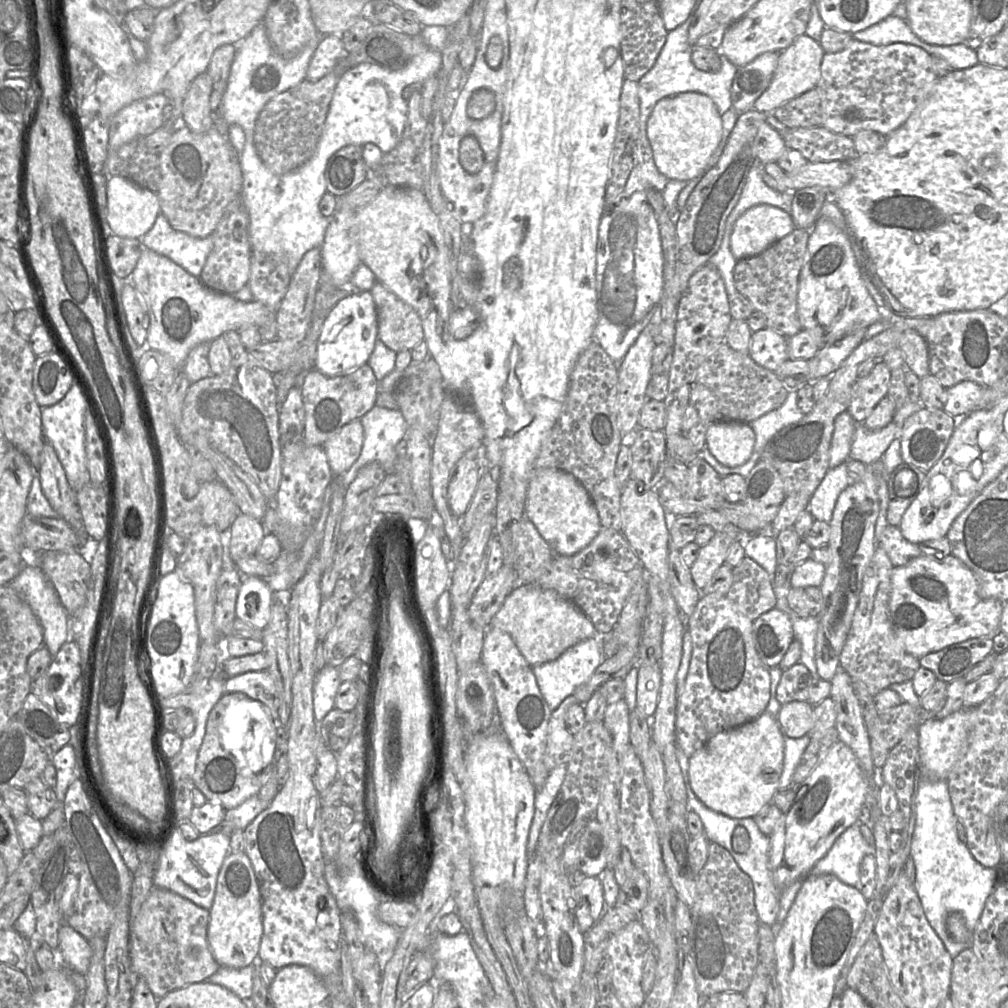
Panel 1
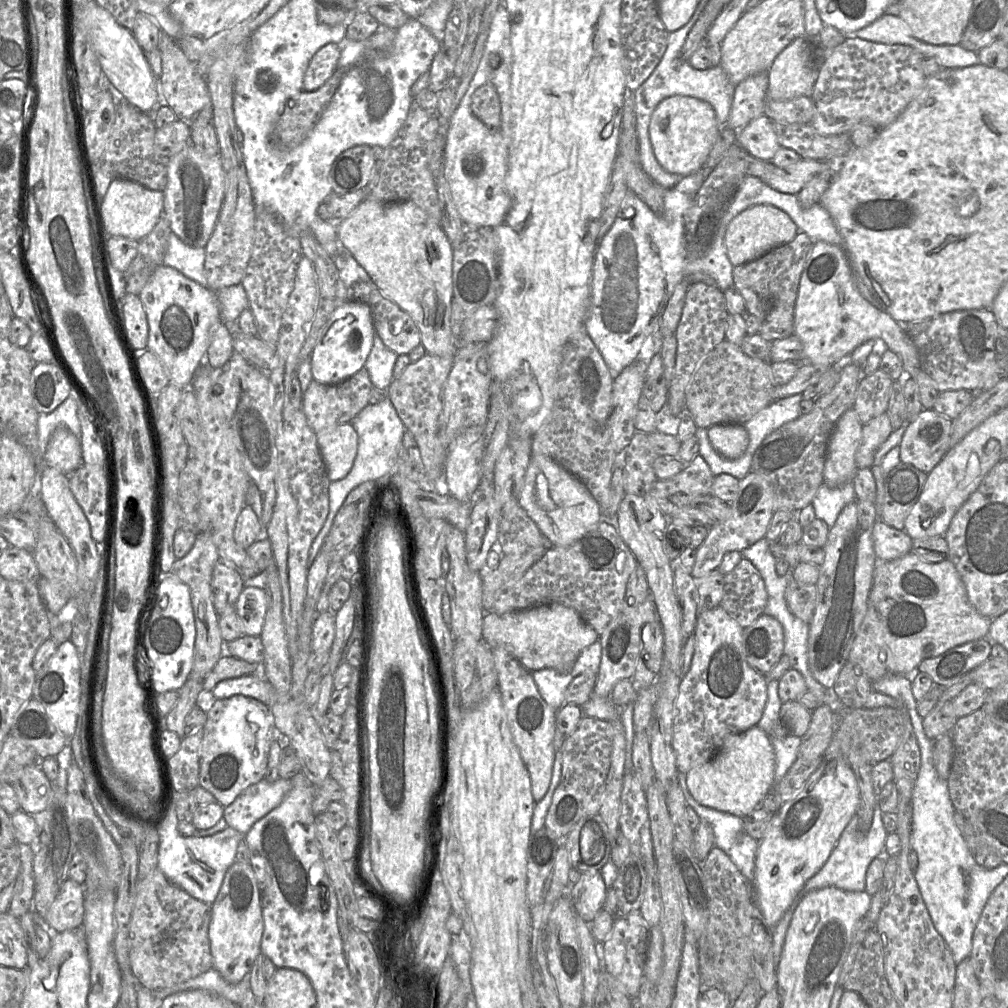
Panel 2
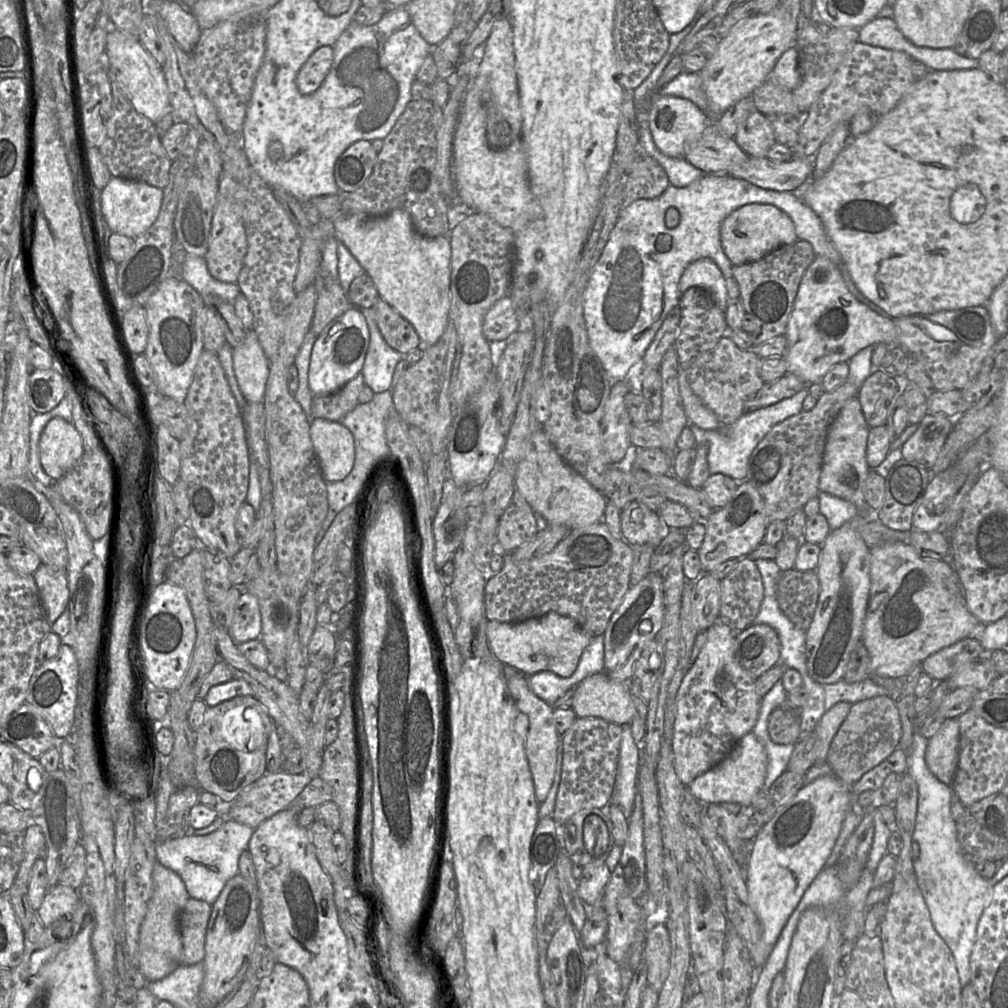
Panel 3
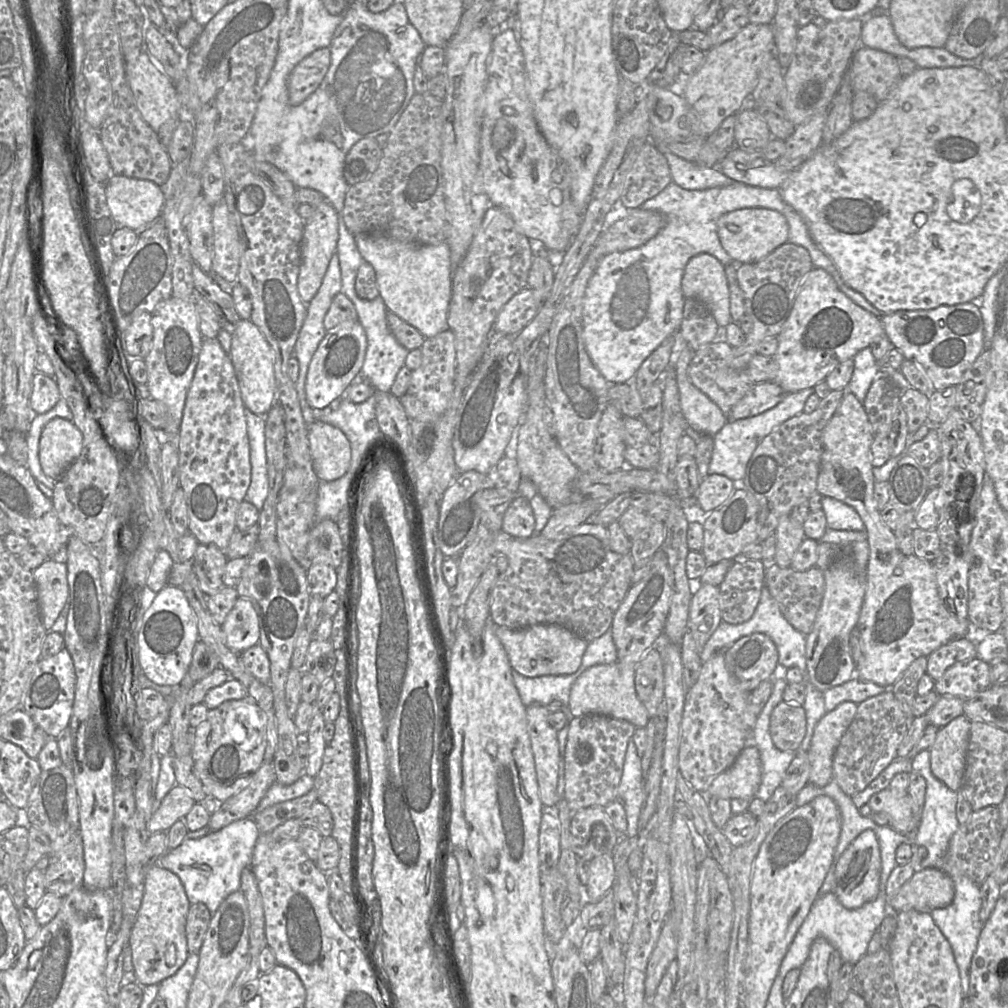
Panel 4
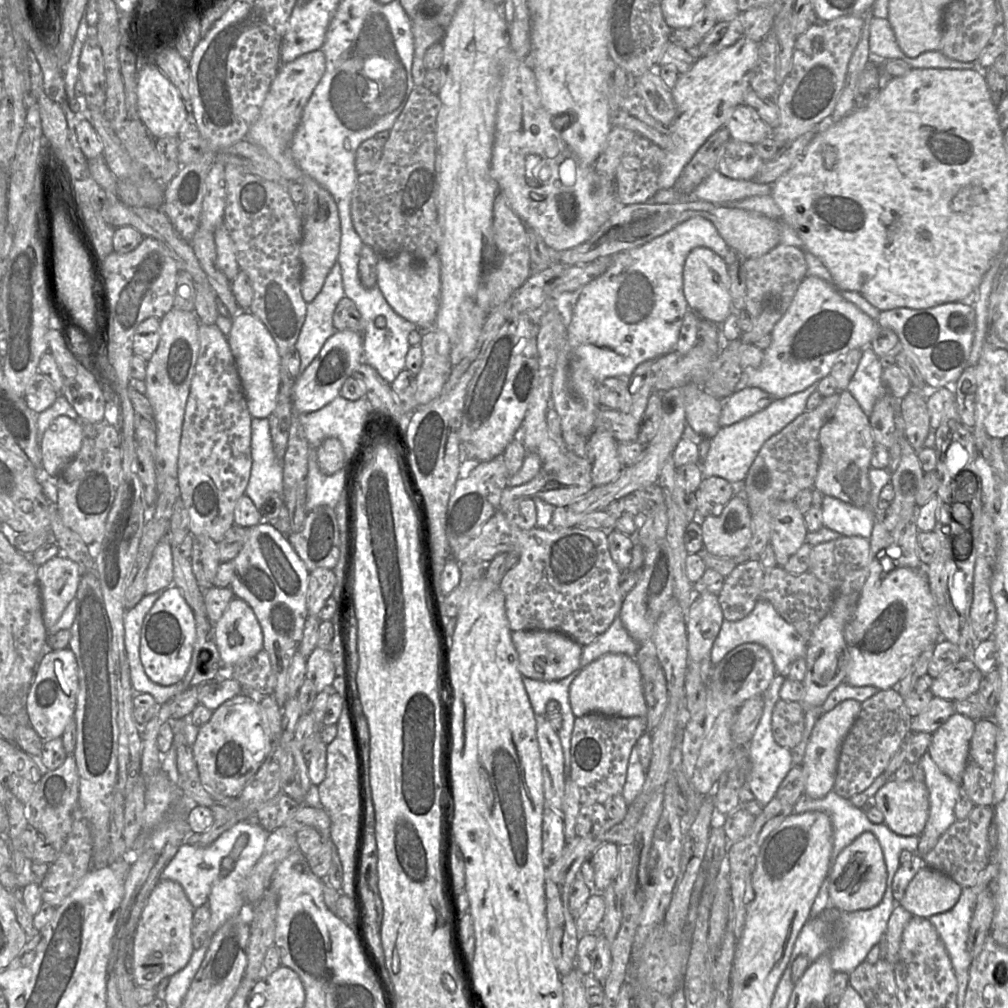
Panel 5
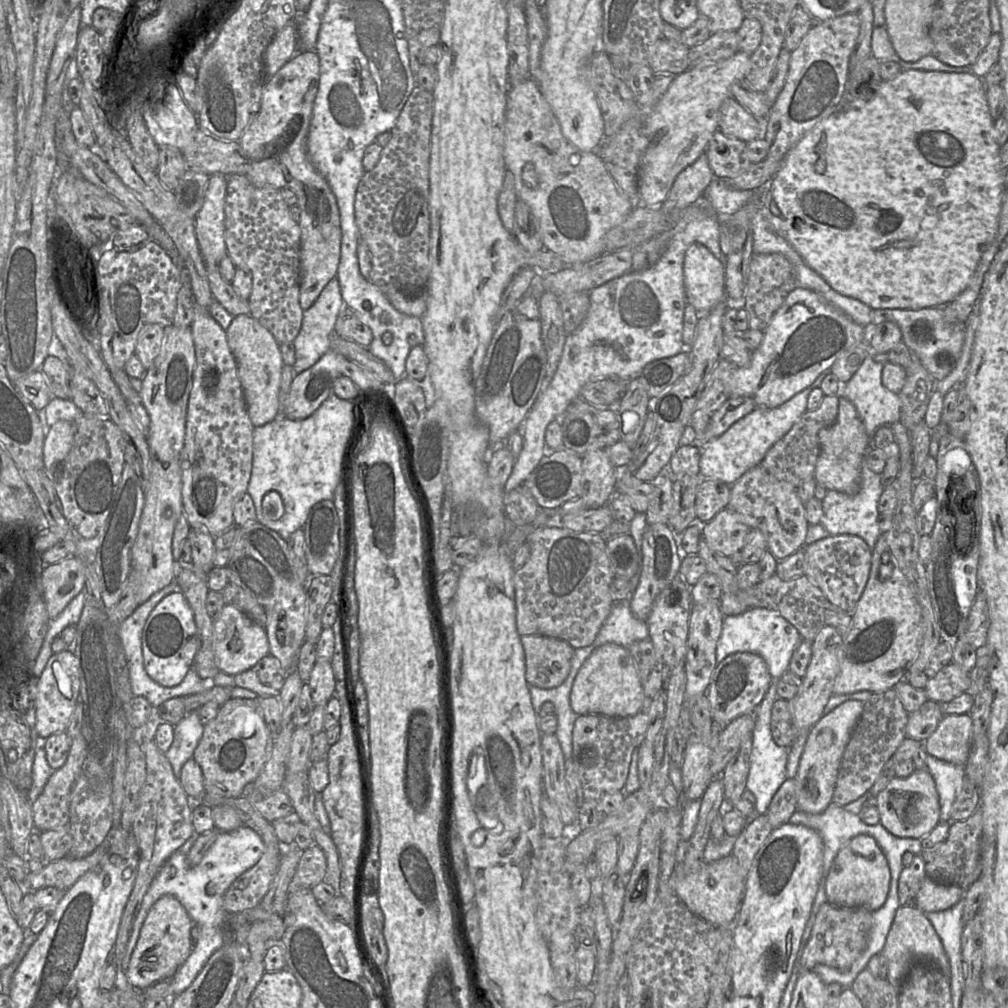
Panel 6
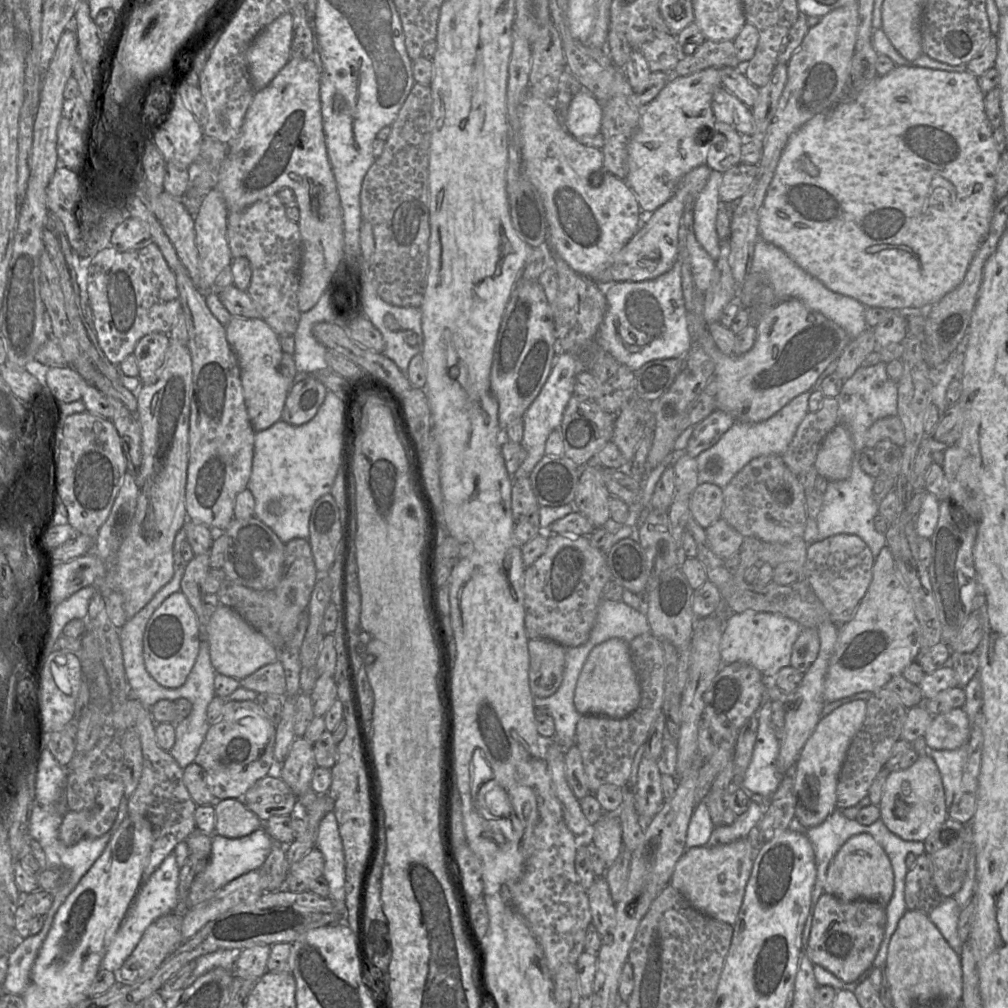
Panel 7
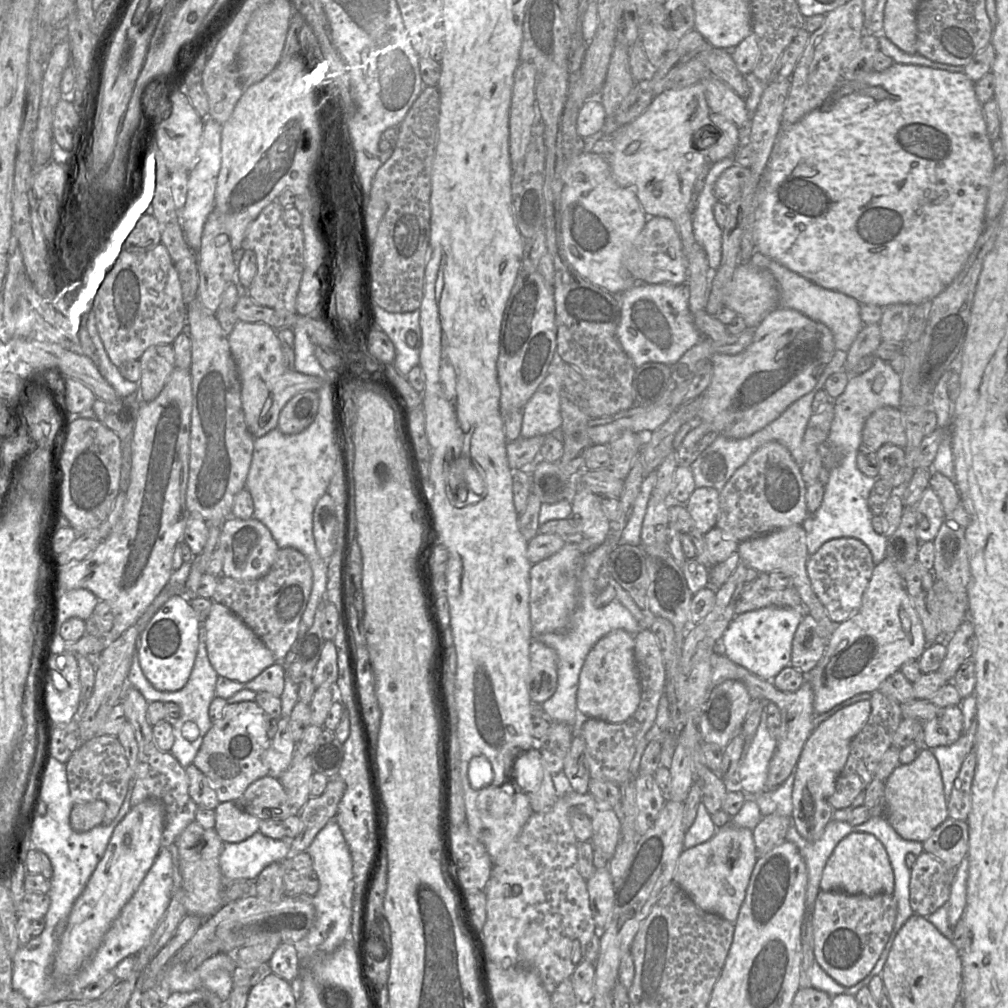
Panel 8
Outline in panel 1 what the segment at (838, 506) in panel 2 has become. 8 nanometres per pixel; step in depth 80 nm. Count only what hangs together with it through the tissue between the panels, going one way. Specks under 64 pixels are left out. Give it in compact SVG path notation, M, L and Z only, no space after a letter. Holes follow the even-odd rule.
M846 463L829 468L809 501L808 510L813 518L830 523L839 495L850 484Z

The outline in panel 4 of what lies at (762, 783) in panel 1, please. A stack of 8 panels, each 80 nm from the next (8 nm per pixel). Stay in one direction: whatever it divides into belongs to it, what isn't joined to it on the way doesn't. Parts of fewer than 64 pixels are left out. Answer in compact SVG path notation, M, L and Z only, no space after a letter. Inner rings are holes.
M751 742L738 755L734 763L716 776L707 789L707 798L752 799L762 779L761 758L758 748Z

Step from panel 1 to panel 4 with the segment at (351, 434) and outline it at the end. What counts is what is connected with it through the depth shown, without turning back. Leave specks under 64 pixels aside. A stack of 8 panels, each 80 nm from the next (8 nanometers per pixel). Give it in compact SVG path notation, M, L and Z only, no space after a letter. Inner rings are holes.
M315 420L308 425L312 466L317 478L326 482L341 478L350 466L349 440L339 428L323 421Z

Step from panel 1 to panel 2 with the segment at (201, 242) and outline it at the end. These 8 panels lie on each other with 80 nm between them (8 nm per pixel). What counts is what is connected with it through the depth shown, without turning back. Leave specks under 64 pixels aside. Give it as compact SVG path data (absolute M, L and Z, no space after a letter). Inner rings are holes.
M172 232L168 238L164 265L170 266L200 285L208 287L204 270L205 256L204 247L191 247Z

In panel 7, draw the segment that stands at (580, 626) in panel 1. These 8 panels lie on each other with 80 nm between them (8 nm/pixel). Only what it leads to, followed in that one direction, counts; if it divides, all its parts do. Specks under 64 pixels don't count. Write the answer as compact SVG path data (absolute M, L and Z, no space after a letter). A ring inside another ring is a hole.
M529 639L529 687L533 696L546 698L561 685L565 647L548 639Z

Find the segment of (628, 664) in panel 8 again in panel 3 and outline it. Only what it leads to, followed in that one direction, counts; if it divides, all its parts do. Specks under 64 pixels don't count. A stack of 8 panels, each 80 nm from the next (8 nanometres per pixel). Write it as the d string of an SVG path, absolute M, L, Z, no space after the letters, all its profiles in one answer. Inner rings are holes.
M604 672L588 676L576 686L571 708L577 718L602 718L619 725L631 724L633 718L639 715L630 696L629 681L613 680Z

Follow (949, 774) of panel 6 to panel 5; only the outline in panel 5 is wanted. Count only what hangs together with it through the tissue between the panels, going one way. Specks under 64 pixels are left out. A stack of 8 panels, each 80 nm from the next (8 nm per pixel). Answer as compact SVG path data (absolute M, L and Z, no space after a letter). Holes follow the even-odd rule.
M928 751L919 763L929 792L929 816L921 836L940 838L956 821L954 808L960 796L960 784L940 771Z

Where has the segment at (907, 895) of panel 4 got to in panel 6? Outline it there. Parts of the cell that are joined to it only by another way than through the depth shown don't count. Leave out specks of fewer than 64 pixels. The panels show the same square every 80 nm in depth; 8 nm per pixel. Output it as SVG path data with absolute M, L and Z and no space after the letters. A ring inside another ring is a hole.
M925 877L921 882L914 905L924 913L944 911L957 904L965 891L955 885L946 885Z

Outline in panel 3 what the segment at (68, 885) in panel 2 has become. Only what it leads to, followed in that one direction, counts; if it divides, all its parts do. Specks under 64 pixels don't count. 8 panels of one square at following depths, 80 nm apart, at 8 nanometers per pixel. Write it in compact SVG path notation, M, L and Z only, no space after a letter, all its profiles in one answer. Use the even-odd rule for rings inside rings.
M64 885L48 889L41 905L36 910L44 927L52 925L60 918L70 915L80 900L79 891Z

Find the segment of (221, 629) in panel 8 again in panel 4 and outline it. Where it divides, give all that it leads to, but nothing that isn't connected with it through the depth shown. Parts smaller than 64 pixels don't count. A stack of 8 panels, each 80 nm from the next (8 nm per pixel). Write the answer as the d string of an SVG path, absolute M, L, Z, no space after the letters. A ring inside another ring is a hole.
M248 598L237 599L221 628L227 646L235 652L241 653L259 643L259 616Z

